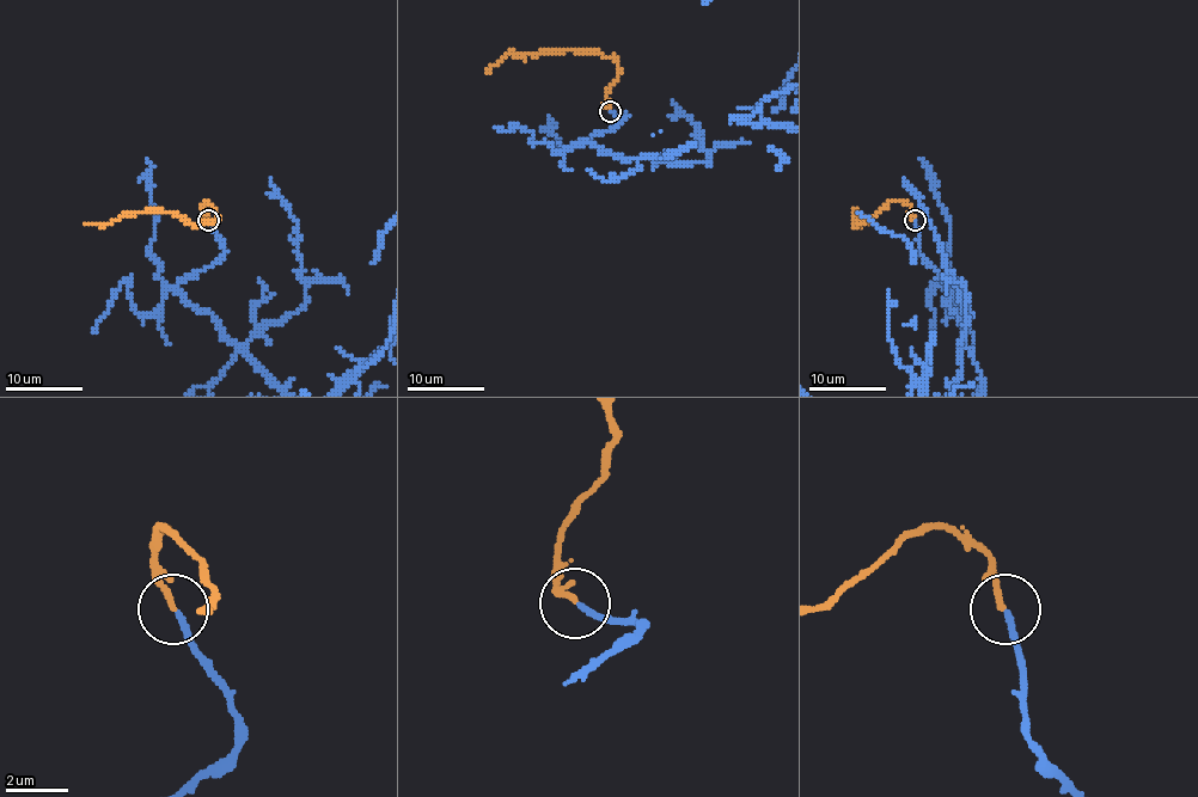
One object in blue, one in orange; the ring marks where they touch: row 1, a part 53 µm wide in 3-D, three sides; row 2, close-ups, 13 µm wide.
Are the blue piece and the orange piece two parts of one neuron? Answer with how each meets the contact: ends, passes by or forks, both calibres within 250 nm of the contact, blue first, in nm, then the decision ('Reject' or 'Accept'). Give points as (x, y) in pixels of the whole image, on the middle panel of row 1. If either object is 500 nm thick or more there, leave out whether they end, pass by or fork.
At the ring blue ends. At the ring orange ends. Thickness 170 nm (blue) against 200 nm. Accept

